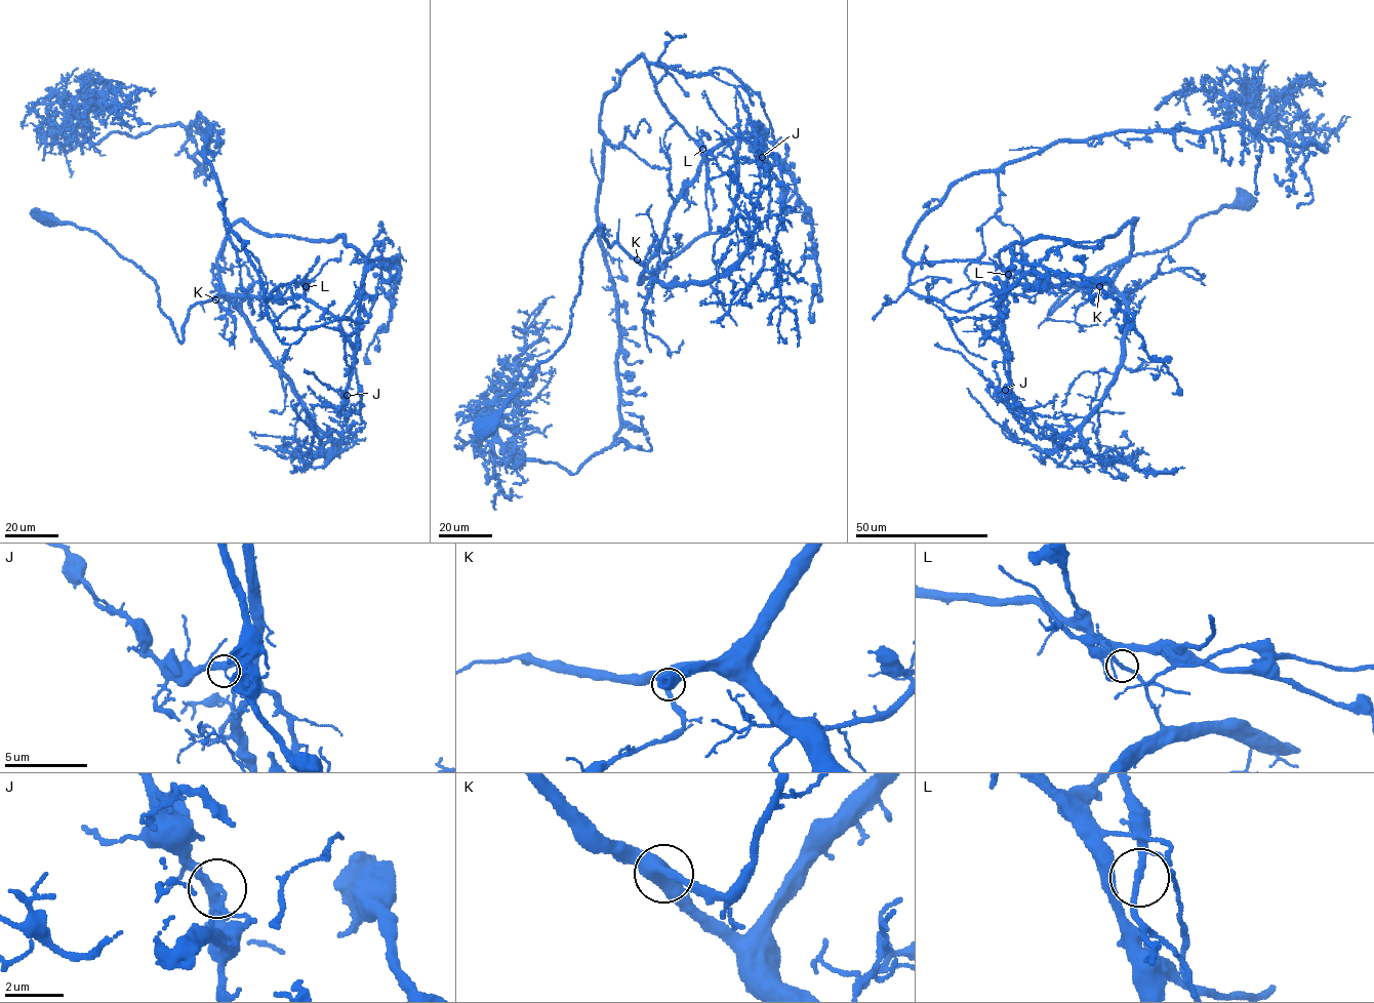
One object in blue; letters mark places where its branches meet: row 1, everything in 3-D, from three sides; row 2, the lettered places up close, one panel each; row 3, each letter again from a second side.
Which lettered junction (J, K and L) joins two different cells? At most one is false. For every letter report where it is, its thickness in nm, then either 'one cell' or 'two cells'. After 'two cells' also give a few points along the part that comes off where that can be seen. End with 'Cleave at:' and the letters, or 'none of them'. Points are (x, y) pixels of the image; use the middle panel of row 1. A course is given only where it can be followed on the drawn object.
J: place (762, 157); calibre 320 nm; one cell
K: place (637, 259); calibre 360 nm; one cell
L: place (702, 149); calibre 170 nm; two cells; course (702, 148), (638, 55), (600, 129), (620, 429), (576, 473), (510, 467), (491, 405), (554, 297)
Cleave at: L

